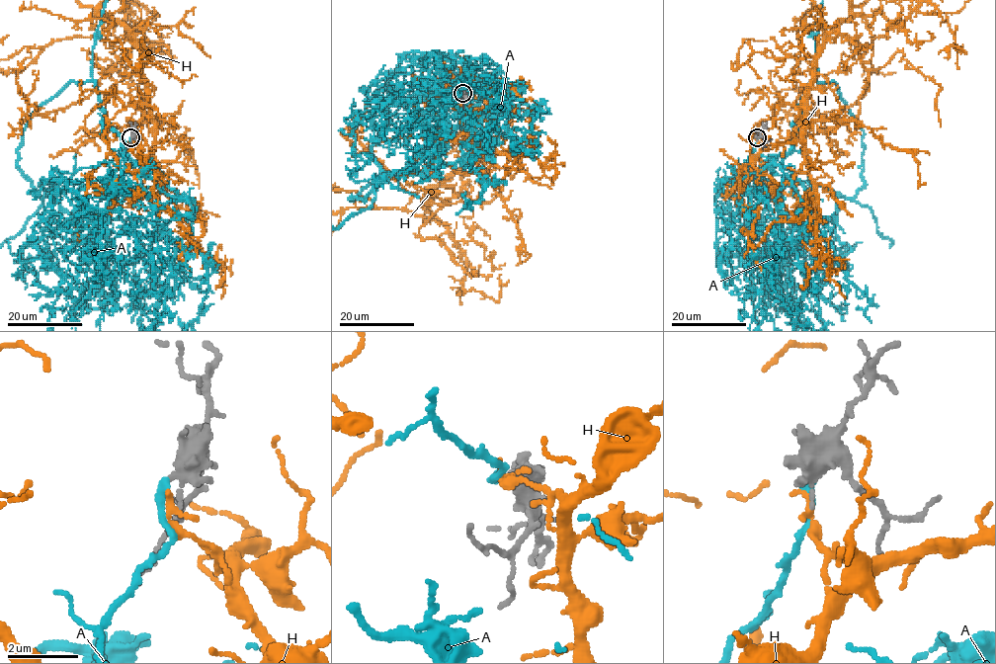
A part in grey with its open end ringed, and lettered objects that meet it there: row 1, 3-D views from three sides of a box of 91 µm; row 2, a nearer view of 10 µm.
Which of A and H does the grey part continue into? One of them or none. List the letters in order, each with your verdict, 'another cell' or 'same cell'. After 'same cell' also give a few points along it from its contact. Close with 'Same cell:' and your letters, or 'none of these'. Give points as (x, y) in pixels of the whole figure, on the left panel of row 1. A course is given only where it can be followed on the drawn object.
A: same cell | via (130, 137), (124, 164), (109, 169), (138, 190), (40, 183), (43, 204)
H: another cell
Same cell: A

